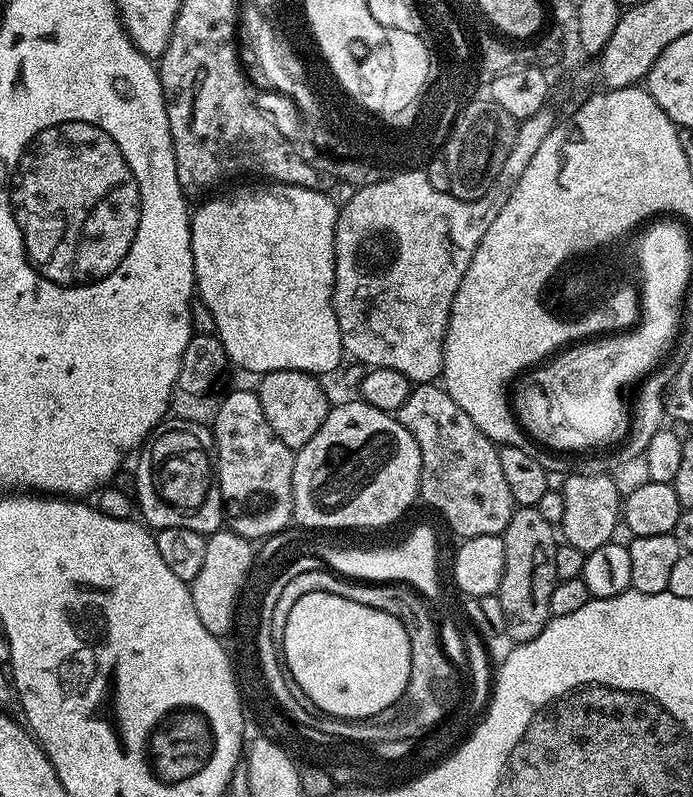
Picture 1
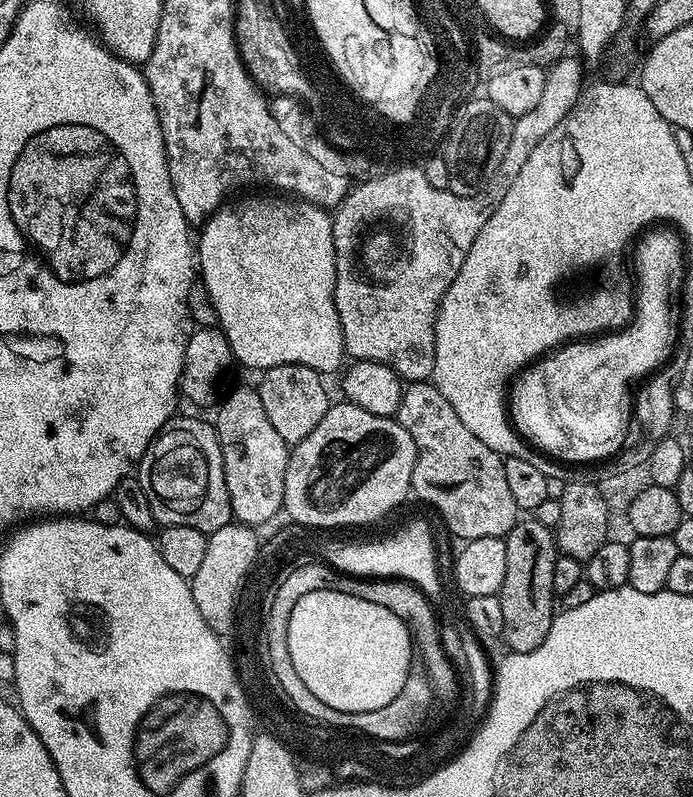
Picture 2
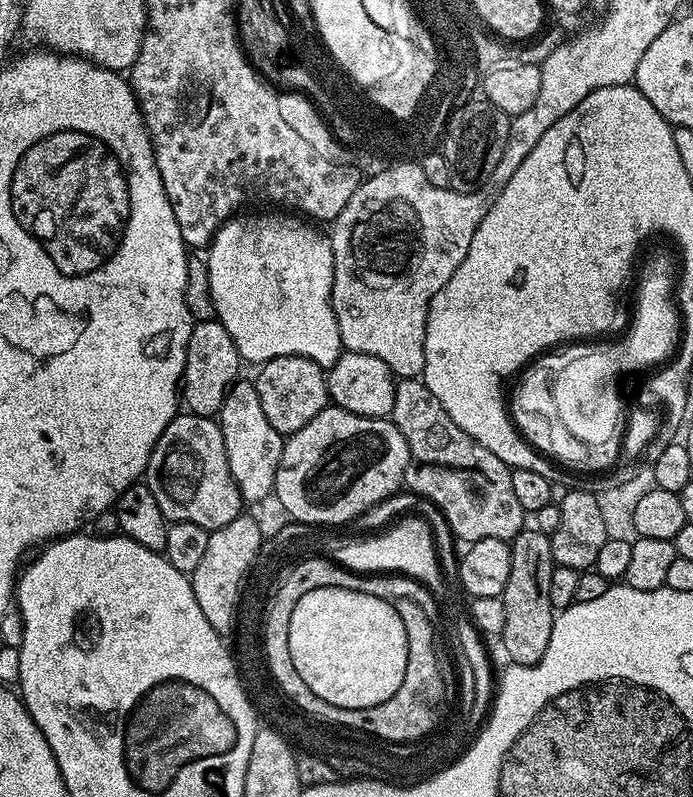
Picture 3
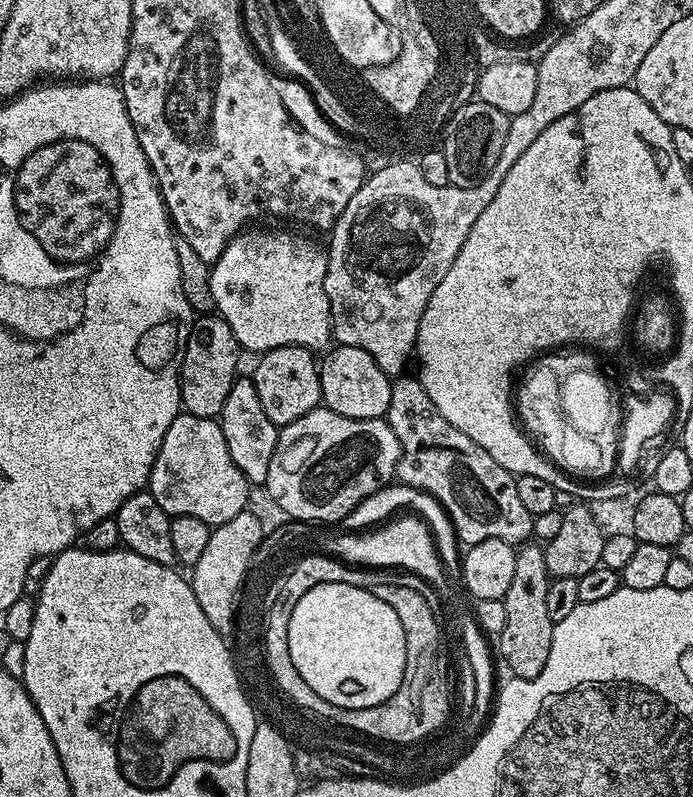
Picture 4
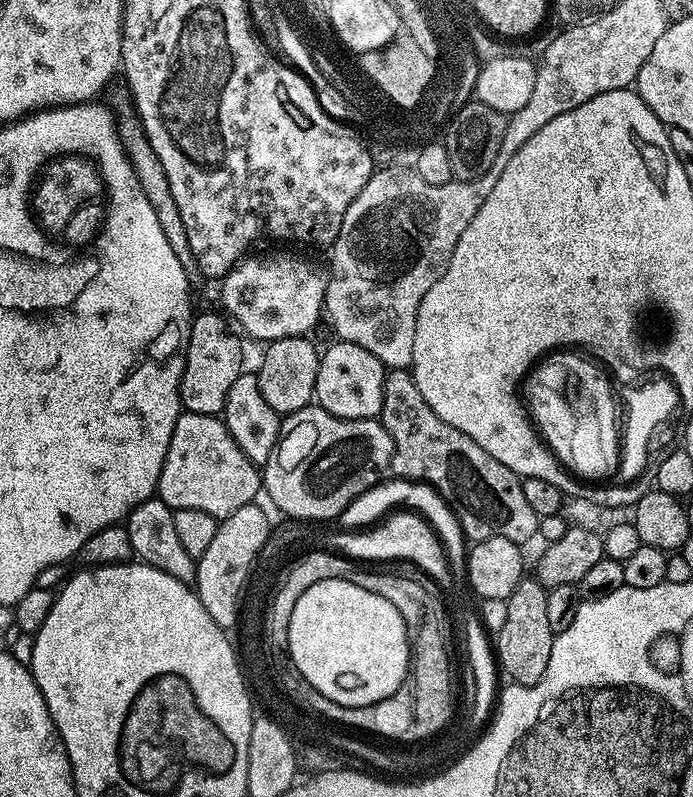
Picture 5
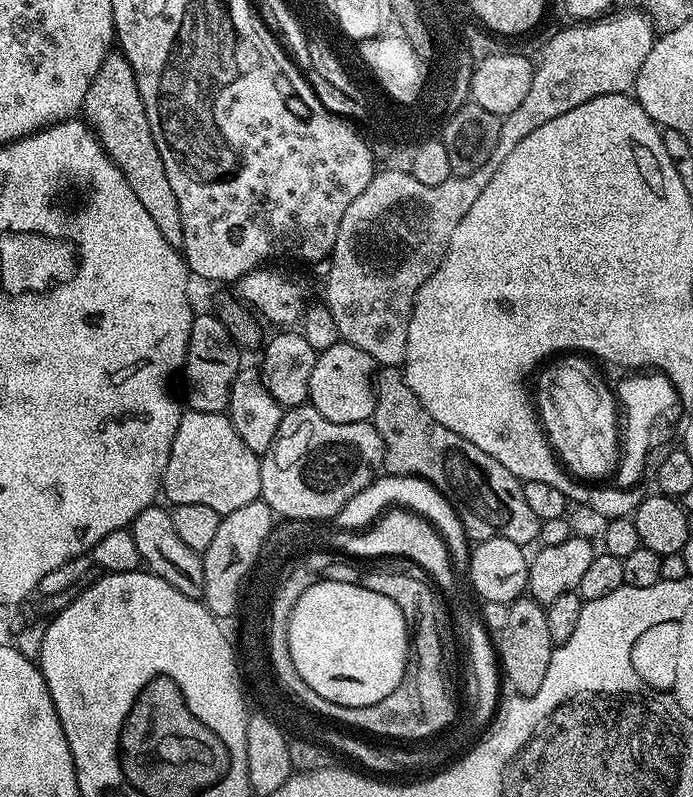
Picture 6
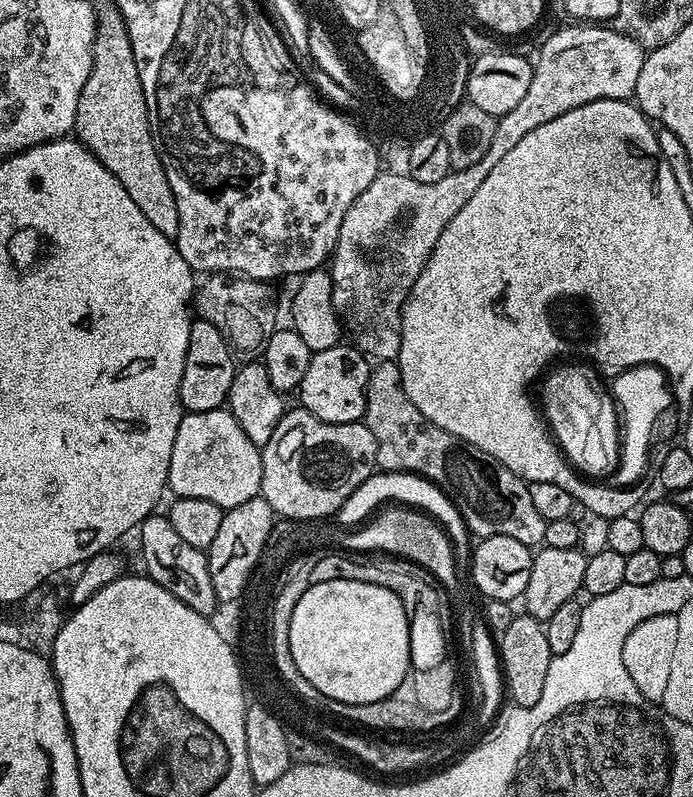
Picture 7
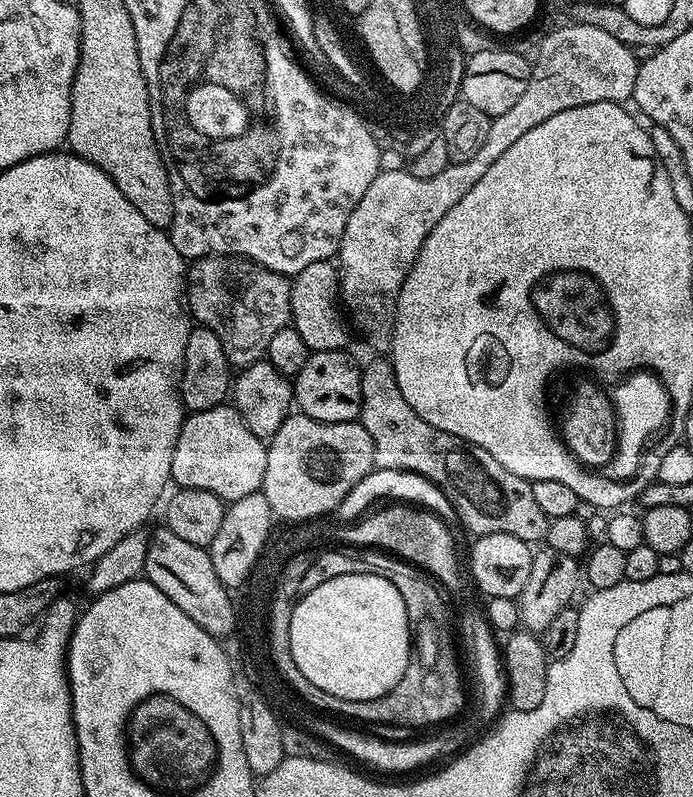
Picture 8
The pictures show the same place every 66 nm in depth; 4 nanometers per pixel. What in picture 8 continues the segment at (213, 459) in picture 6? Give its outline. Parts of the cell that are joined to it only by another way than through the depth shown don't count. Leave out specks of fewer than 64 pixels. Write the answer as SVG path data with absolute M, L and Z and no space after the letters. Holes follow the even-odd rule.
M223 403L217 408L185 415L184 425L178 434L178 442L174 446L172 480L178 482L180 488L210 490L210 494L214 494L219 500L231 502L238 498L246 498L246 494L254 494L263 489L267 457L267 443L256 436L254 430L250 430L250 426L246 426L236 407Z

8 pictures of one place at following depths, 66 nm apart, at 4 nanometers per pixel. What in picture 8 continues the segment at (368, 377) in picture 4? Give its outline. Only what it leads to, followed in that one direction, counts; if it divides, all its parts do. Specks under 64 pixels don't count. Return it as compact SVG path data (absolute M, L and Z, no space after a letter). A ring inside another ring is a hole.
M347 351L336 352L312 352L308 357L306 366L294 377L294 404L303 415L314 418L318 422L327 424L351 424L360 415L360 403L362 402L362 382L360 374L361 365L355 364Z

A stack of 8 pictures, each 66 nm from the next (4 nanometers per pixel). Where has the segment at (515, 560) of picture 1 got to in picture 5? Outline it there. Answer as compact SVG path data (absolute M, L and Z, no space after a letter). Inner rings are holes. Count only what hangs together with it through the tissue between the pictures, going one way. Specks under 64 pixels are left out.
M525 578L518 582L518 586L509 594L506 606L506 623L502 626L502 630L495 633L494 636L494 653L498 661L498 668L501 673L504 672L507 678L514 684L534 685L542 678L542 674L546 674L546 666L550 662L550 650L554 633L550 628L548 619L548 611L546 610L546 602L549 589L541 584L535 578Z

